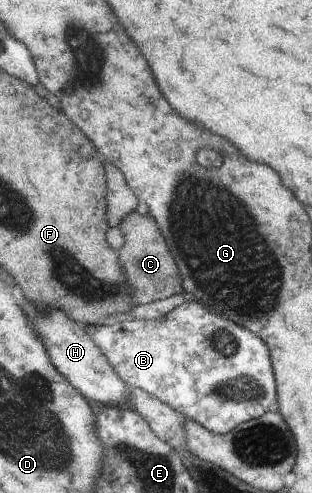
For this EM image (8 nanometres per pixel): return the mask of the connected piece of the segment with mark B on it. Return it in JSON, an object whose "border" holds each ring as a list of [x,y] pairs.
{"border":[[[198,300],[185,301],[154,320],[134,319],[122,323],[89,326],[86,331],[98,343],[128,383],[143,388],[166,402],[177,414],[198,422],[213,434],[227,434],[244,422],[261,418],[266,412],[279,413],[276,380],[267,344],[253,332],[231,322]]]}

